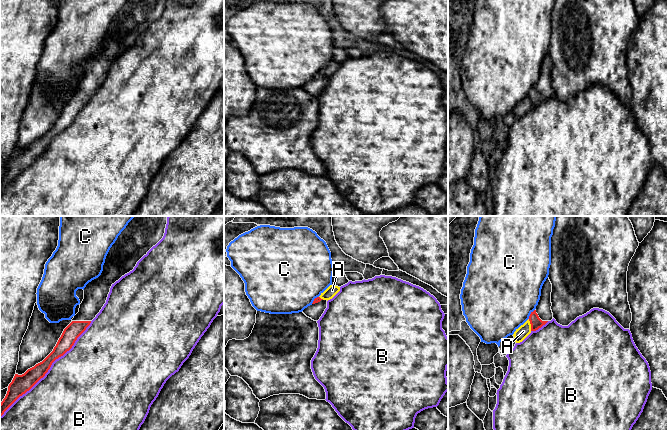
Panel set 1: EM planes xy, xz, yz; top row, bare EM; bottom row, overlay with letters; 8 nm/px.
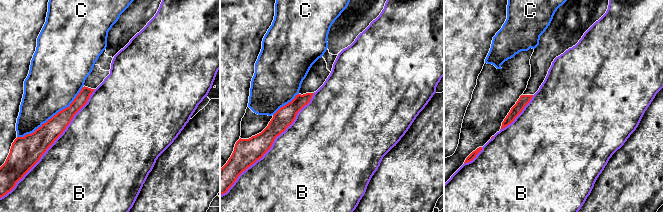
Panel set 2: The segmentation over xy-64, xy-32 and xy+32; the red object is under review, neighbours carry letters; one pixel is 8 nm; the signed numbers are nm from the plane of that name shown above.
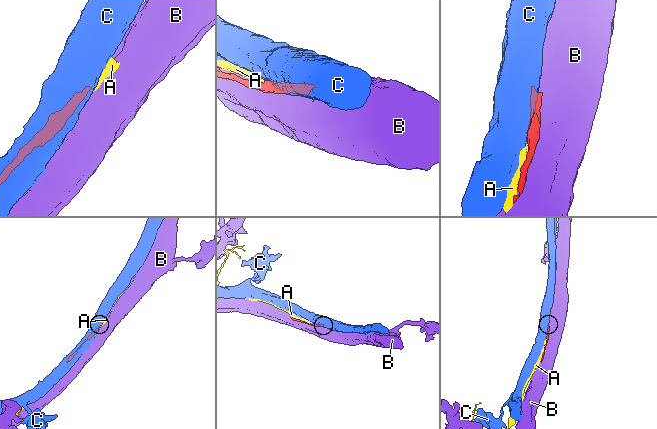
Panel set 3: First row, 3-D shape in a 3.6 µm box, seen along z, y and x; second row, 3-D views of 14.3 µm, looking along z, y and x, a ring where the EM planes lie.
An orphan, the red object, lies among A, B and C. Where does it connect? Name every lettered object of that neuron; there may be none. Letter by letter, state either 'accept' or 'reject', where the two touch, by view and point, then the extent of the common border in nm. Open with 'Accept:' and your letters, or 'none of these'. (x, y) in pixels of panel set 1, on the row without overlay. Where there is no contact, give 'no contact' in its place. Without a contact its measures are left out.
Accept: none of these
A: reject; contact yz (531, 101); length 100 nm
B: reject; contact xy (49, 144); length 1050 nm
C: reject; contact yz (530, 90); length 90 nm

